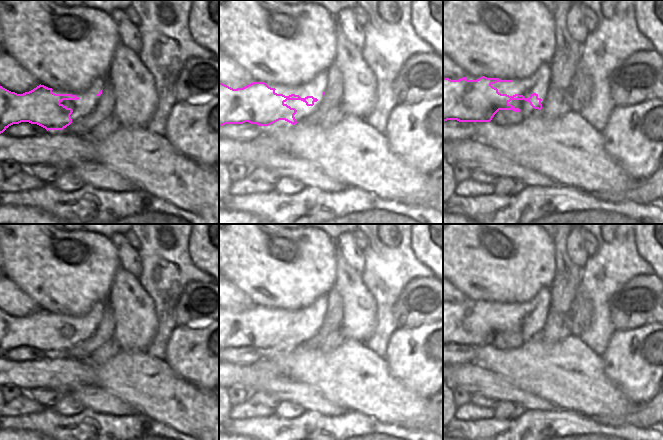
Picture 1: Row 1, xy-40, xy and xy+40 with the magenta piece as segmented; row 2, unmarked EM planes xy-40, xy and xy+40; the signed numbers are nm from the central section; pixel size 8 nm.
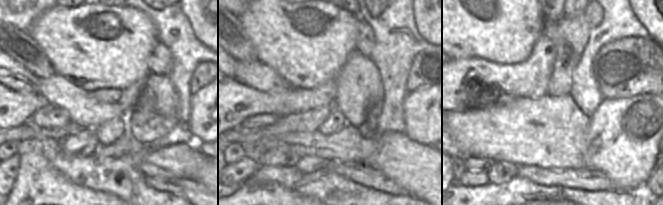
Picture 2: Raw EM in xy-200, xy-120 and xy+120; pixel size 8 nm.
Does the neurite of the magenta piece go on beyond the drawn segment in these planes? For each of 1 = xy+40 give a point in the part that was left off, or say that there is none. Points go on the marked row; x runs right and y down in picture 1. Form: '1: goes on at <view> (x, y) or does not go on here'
1: goes on at xy+40 (539, 83)

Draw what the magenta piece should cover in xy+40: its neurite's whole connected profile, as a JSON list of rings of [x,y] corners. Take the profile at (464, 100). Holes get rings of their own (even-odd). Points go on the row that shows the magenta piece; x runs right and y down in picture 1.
[[[545,62],[529,77],[501,80],[485,76],[466,76],[459,80],[443,78],[443,122],[493,122],[497,126],[513,126],[542,109],[550,87],[550,62]]]

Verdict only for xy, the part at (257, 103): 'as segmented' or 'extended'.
extended

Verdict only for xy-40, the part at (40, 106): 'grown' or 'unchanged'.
grown

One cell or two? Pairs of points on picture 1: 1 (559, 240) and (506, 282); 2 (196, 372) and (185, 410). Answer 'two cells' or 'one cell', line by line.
1: two cells
2: two cells

